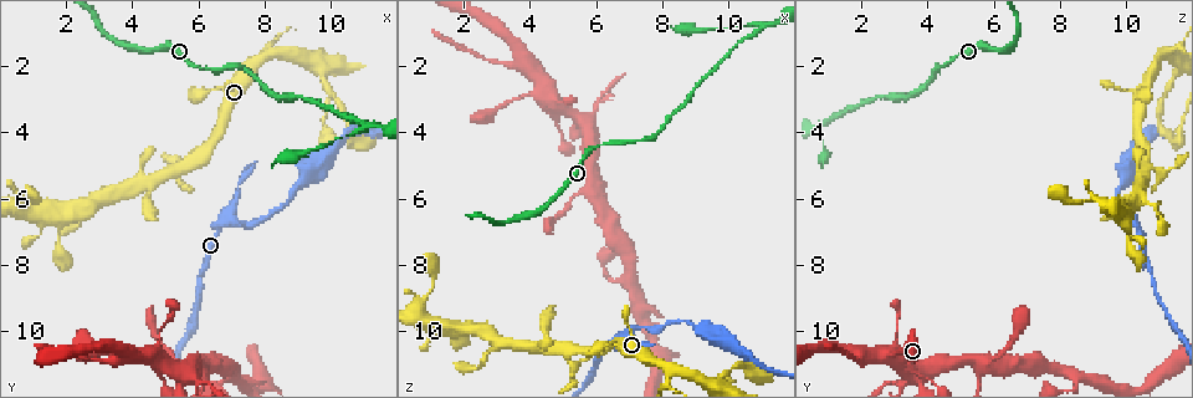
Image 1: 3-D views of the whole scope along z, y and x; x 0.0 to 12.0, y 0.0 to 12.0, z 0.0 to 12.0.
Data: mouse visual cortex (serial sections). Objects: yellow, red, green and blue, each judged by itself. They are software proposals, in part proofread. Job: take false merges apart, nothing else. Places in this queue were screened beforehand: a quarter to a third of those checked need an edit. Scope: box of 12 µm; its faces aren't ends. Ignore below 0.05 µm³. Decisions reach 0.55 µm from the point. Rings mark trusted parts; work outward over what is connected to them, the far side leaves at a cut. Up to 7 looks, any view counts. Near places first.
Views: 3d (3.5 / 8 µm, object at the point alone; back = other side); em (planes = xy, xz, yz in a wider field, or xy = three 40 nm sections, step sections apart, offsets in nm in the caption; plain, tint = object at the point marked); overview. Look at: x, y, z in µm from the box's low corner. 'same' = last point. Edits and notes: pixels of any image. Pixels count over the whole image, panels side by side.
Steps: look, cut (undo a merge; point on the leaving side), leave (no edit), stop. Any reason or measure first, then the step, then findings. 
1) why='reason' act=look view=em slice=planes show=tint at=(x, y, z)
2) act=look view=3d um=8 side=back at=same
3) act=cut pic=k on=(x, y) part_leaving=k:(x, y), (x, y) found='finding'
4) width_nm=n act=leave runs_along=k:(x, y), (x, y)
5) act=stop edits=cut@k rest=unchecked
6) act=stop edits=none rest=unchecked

why='abrupt turn' act=look view=3d um=3.5 at=(7.0, 6.6, 10.0)

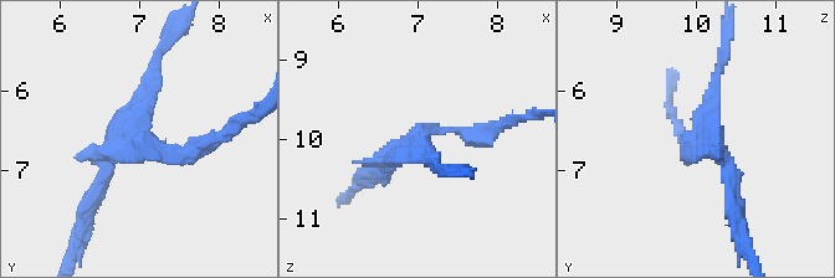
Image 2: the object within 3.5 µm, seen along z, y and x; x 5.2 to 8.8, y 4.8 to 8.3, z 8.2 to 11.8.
act=look view=em slice=xy step=1 show=tint at=(6.95, 6.60, 10.05)

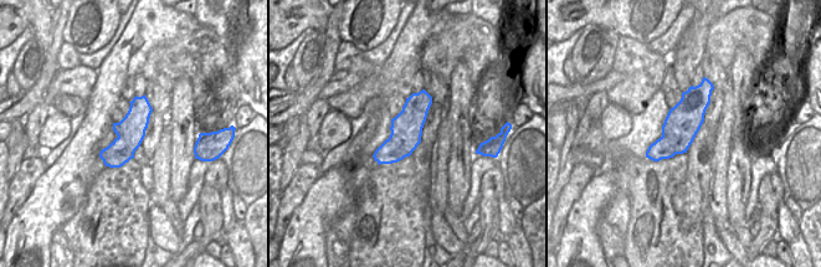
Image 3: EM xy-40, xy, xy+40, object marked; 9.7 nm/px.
width_nm=320 act=cut pic=2 on=(464, 134) border=3:(422, 123), (389, 138) found='a second cell is stuck on'

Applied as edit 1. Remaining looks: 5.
act=look view=overview

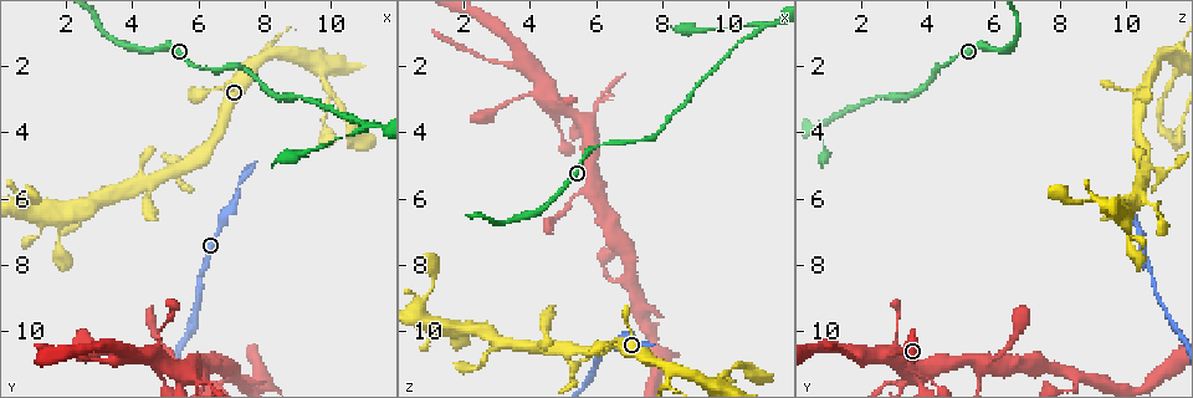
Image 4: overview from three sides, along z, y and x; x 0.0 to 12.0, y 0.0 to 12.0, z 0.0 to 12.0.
why='sharp bend' act=look view=3d um=3.5 at=(5.1, 5.0, 10.8)

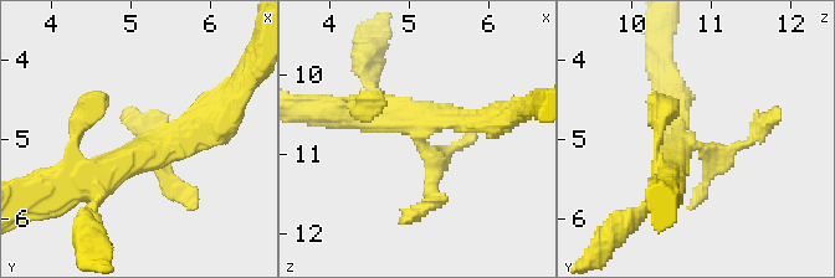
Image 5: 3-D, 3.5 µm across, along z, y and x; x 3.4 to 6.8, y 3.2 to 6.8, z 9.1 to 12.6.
act=look view=em slice=xy step=3 show=tint at=(5.10, 5.05, 10.80)

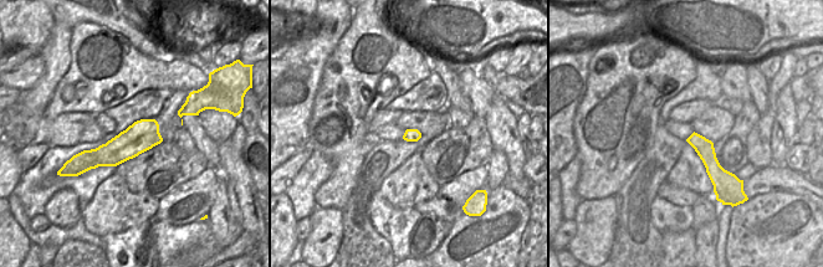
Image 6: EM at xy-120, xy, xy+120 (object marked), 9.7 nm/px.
why='another direction' act=look view=em slice=xy step=2 show=tint at=same

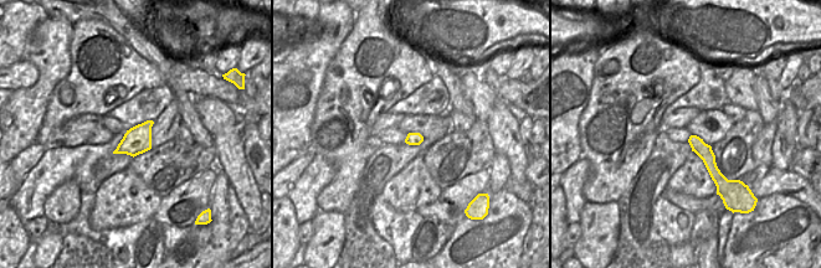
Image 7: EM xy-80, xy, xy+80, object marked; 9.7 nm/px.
act=leave runs_along=5:(479, 118), (425, 118), (425, 207) found='all the same cell'

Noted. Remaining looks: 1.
act=stop edits=cut@2 rest=unchecked

